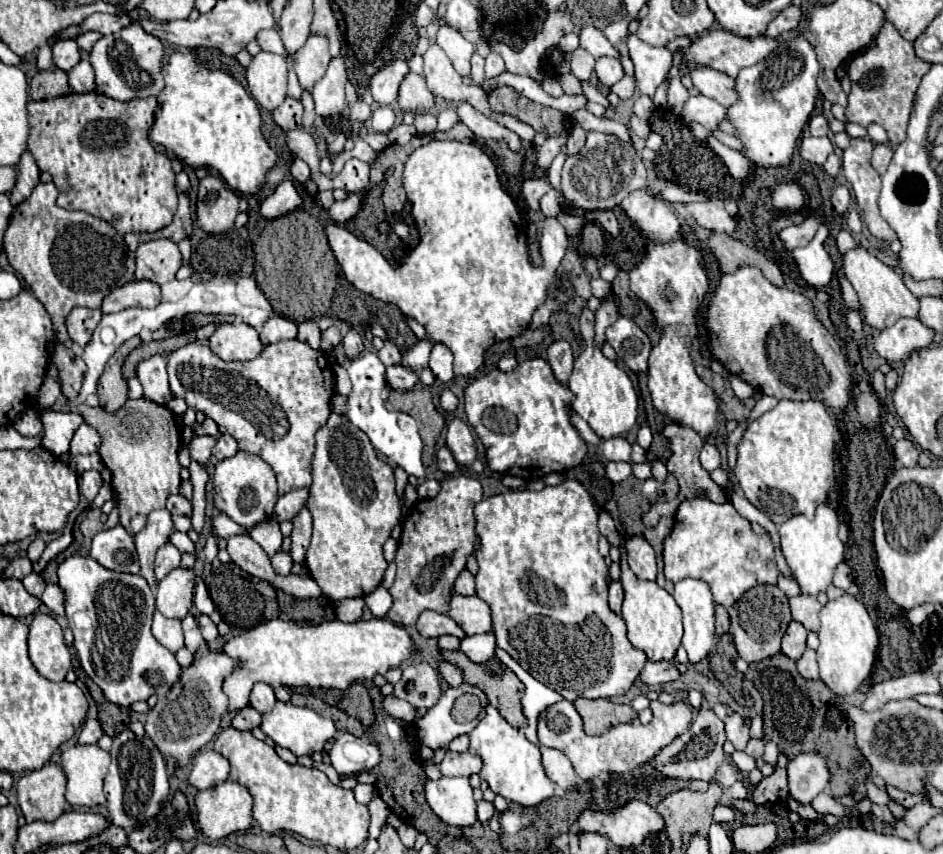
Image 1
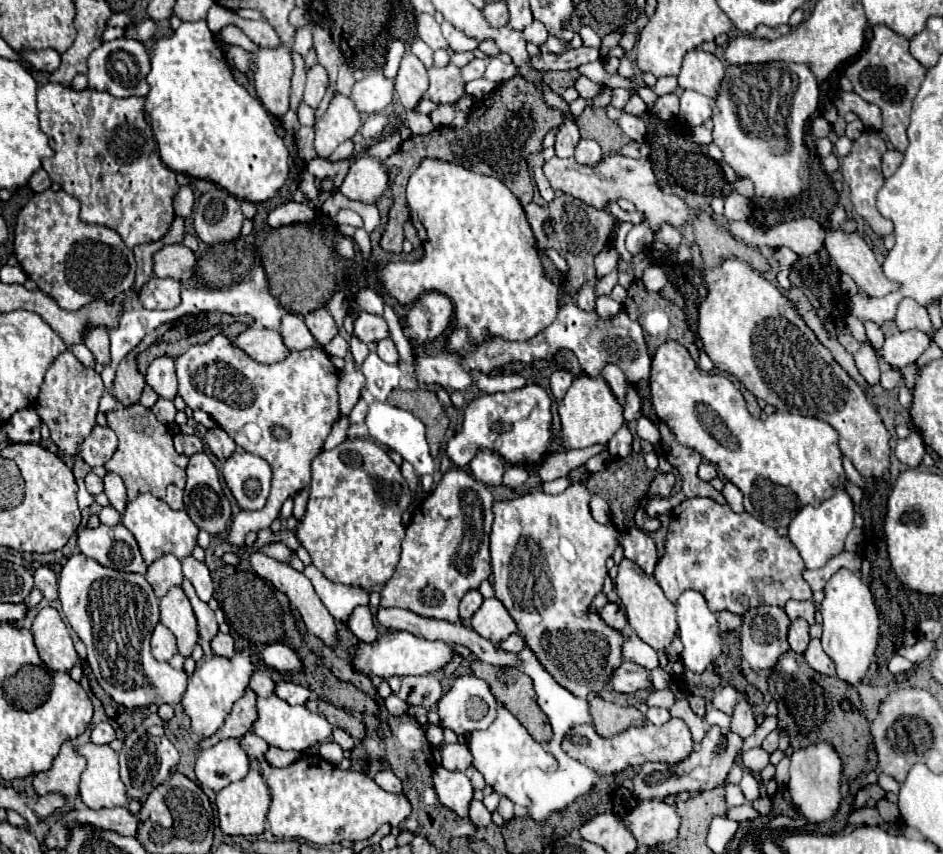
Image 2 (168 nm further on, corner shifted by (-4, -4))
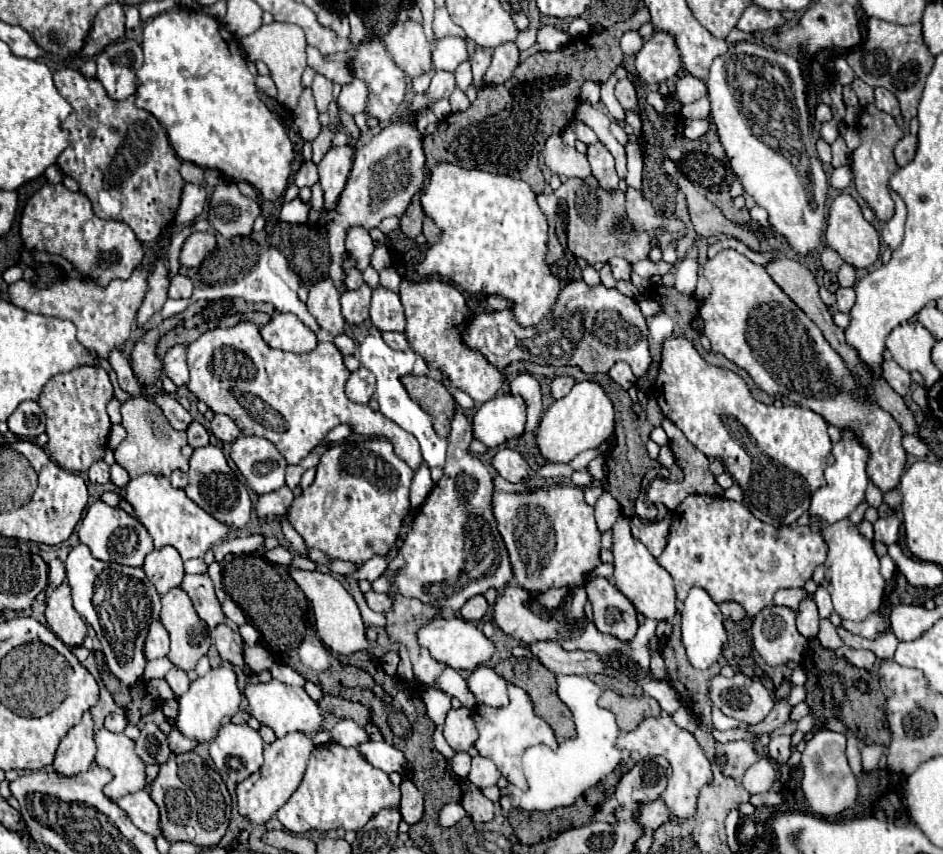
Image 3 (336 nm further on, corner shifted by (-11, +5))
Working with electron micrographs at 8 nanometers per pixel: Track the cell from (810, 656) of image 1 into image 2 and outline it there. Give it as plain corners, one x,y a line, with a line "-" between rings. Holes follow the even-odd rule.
812,638
812,640
810,640
810,646
808,646
808,650
804,652
804,656
806,656
808,664
810,664
816,672
826,674
826,676
834,676
834,674
836,674
834,662
832,662
830,656
822,650
822,644
820,644
818,638

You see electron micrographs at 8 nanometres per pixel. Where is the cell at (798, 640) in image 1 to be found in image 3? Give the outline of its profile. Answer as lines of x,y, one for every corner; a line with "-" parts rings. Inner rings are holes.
811,597
803,599
797,609
797,629
807,639
811,639
819,633
819,615
817,615
815,601

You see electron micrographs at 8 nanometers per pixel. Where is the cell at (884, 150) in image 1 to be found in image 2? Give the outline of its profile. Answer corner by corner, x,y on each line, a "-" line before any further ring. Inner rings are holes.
888,150
888,152
884,154
884,158
882,158
882,172
884,172
886,178
896,172
896,168
898,168
900,162
902,162
902,158
904,158
904,154
898,152
898,150

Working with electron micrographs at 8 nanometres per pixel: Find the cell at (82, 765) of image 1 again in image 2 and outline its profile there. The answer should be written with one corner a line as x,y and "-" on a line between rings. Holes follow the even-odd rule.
86,742
84,746
80,746
78,754
88,760
80,782
82,802
92,810
128,806
130,798
118,774
118,754
108,744
98,746
94,742

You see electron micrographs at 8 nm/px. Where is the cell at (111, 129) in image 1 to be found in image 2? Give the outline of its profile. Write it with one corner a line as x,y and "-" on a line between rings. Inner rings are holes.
48,82
38,90
38,110
40,110
40,128
48,136
54,150
52,158
46,158
42,168
48,172
52,182
58,182
64,192
78,198
82,212
80,218
88,224
108,226
116,230
128,248
138,244
148,244
160,240
174,220
172,200
178,192
176,172
164,166
160,160
156,140
150,124
144,116
144,98
114,98
108,92
98,90
74,90
58,82

